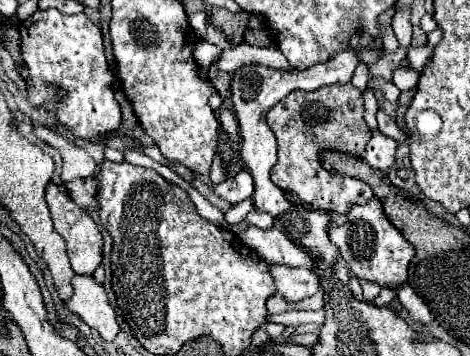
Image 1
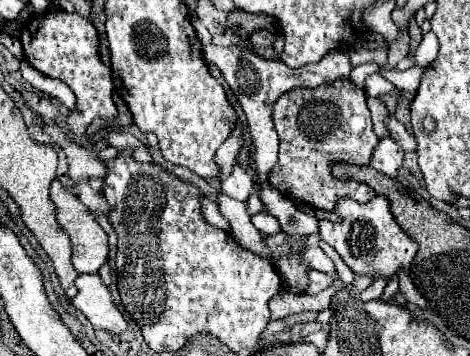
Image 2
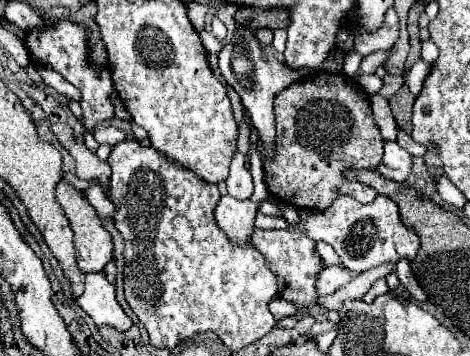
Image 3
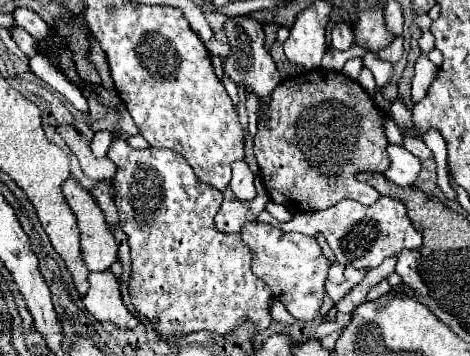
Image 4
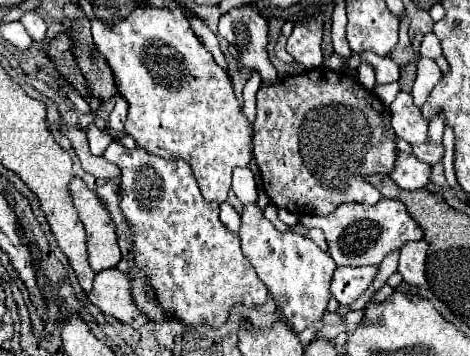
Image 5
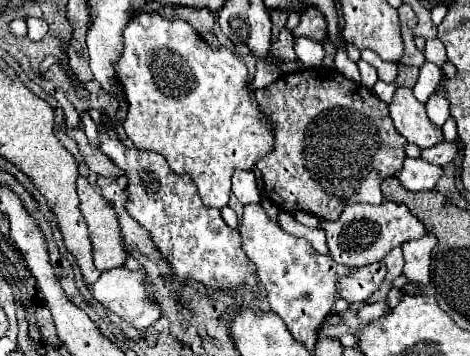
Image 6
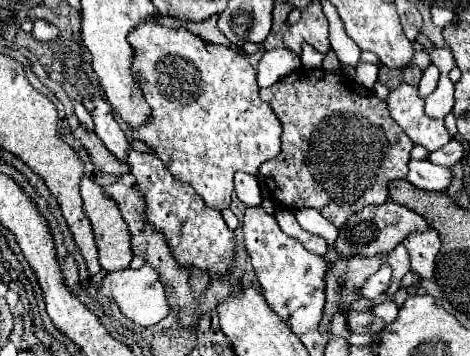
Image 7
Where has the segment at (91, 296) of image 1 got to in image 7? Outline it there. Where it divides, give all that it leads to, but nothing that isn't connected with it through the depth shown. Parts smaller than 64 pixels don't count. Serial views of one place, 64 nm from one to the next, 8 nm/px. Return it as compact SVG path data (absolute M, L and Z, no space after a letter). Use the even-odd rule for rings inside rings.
M144 264L140 270L126 268L122 272L106 274L106 278L102 280L100 292L116 300L124 316L128 316L140 326L154 326L170 314L170 306L166 302L166 286L160 282L160 274L150 264Z

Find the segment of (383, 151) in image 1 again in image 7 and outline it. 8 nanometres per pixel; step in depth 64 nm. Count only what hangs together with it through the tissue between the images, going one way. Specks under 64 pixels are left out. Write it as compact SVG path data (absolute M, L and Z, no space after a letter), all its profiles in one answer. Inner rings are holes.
M410 160L408 166L410 166L408 180L416 188L444 192L452 184L452 178L454 178L452 168L432 164L430 160Z

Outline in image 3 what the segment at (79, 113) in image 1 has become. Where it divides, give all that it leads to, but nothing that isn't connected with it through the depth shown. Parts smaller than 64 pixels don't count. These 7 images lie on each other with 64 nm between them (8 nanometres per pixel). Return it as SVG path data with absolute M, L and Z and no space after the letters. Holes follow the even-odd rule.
M60 20L56 26L46 28L44 32L30 32L26 38L26 48L36 62L54 68L70 84L74 84L80 90L80 94L82 94L80 106L84 112L82 124L84 124L84 128L94 128L98 122L102 122L114 114L114 108L112 108L110 98L108 98L108 94L114 90L114 86L112 86L108 70L100 70L100 78L98 78L96 72L88 66L88 62L86 62L86 40L88 40L86 32L78 24L72 24L70 20Z

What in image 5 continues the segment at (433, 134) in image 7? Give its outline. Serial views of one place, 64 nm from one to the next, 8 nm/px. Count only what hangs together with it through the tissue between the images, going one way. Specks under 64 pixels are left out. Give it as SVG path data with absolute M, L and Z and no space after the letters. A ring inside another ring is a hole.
M398 92L396 100L388 108L390 108L390 114L392 114L392 128L394 128L398 138L402 138L402 140L406 140L410 144L426 144L426 142L430 142L428 140L428 120L422 116L422 110L414 104L412 94Z

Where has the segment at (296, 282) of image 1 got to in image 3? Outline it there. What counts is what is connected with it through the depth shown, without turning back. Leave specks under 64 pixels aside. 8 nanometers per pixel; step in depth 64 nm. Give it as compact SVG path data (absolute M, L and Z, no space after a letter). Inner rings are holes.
M330 266L324 268L324 272L320 272L320 280L318 280L318 292L320 296L328 296L334 294L338 288L342 288L344 284L352 282L356 278L356 272L350 272L344 266Z

